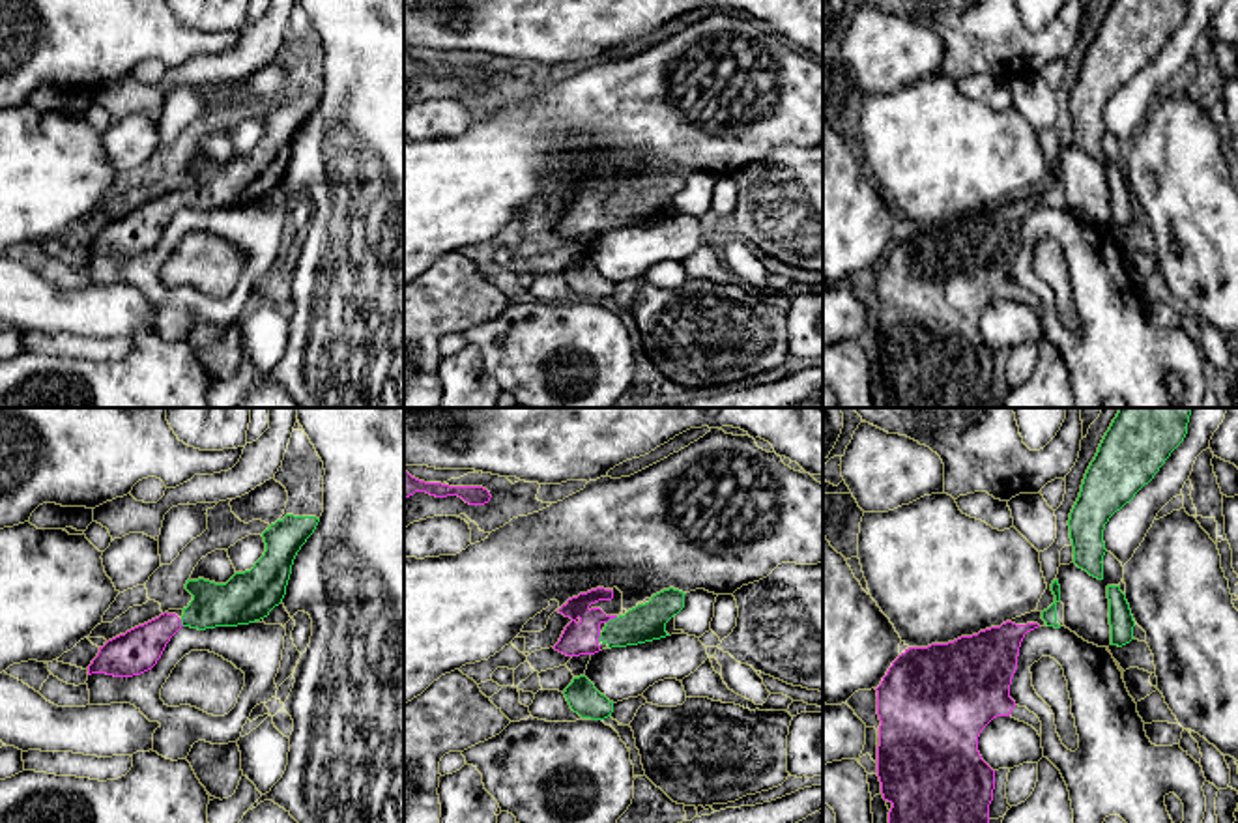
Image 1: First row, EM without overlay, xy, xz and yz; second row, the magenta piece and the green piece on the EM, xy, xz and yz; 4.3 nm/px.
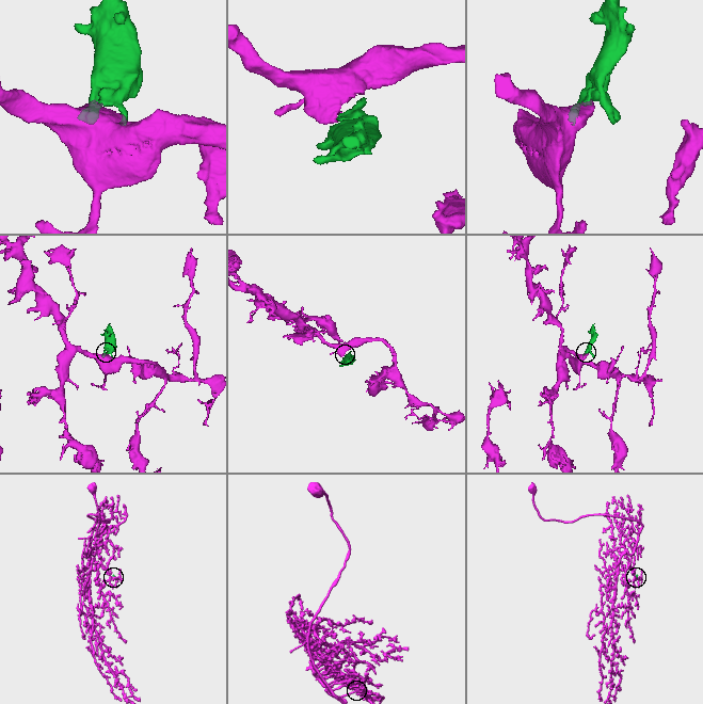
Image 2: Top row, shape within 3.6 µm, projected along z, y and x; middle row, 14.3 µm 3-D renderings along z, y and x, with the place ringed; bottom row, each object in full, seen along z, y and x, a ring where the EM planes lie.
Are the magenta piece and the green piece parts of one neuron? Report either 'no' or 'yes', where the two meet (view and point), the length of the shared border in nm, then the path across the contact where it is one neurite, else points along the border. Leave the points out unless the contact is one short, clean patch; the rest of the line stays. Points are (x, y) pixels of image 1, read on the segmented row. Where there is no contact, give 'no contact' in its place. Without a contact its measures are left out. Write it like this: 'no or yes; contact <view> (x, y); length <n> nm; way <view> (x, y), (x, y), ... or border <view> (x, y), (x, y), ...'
yes; contact xz (610, 618); length 60 nm; way xz (578, 638), (599, 618), (610, 618), (647, 621)

